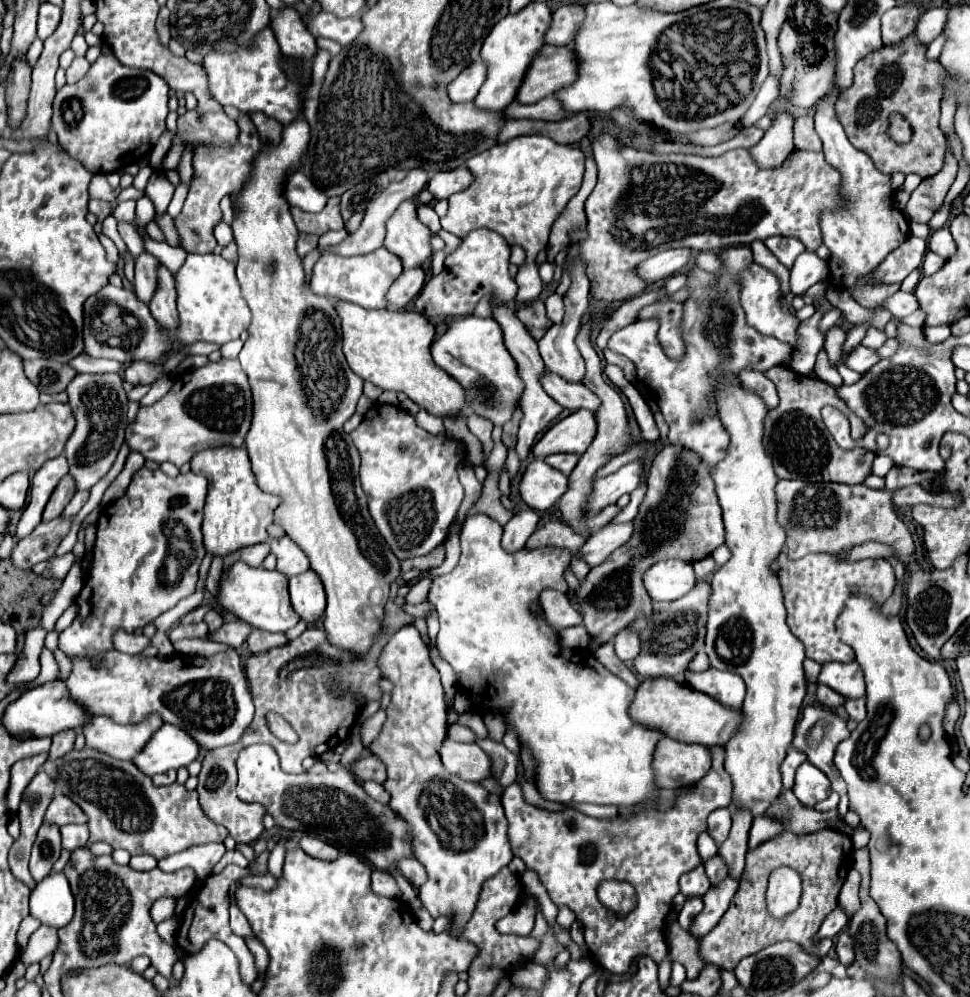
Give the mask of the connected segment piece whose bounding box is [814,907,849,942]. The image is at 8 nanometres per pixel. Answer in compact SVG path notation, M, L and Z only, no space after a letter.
M839 907L833 909L833 911L827 915L827 919L823 921L821 929L819 929L817 935L814 937L814 941L818 942L823 938L835 939L847 923L849 923L847 915L845 915Z

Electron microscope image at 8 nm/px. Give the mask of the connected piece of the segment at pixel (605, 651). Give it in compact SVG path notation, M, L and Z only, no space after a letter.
M609 641L607 645L601 645L601 649L595 651L595 657L597 657L597 661L599 661L603 667L607 667L613 675L617 675L619 679L623 679L629 687L633 687L633 689L639 687L641 681L639 681L639 679L631 673L631 669L629 669L625 663L621 663L619 657L615 655L613 641Z

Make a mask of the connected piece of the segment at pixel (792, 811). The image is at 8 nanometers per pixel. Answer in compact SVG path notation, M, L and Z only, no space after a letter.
M783 791L779 799L773 803L773 807L769 807L767 815L777 819L787 819L787 831L791 833L813 833L825 827L845 823L843 817L837 813L837 809L819 813L813 807L803 807L793 795L793 791Z

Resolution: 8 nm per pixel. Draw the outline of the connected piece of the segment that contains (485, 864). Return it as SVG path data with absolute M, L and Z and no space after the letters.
M413 625L399 629L389 643L385 645L379 665L387 679L395 683L393 695L383 692L381 704L387 707L387 721L371 745L371 751L387 765L387 781L385 789L391 793L391 807L413 827L413 849L415 859L427 871L427 883L419 889L419 897L423 907L431 913L431 917L453 917L455 925L449 929L453 937L461 933L461 927L473 915L477 905L477 897L485 879L493 877L501 867L505 867L513 853L509 849L507 839L507 821L501 809L501 797L489 795L479 783L467 783L459 777L453 777L443 765L439 757L439 747L447 737L447 703L443 697L443 687L439 681L439 673L429 659L429 649L421 639L419 631Z

